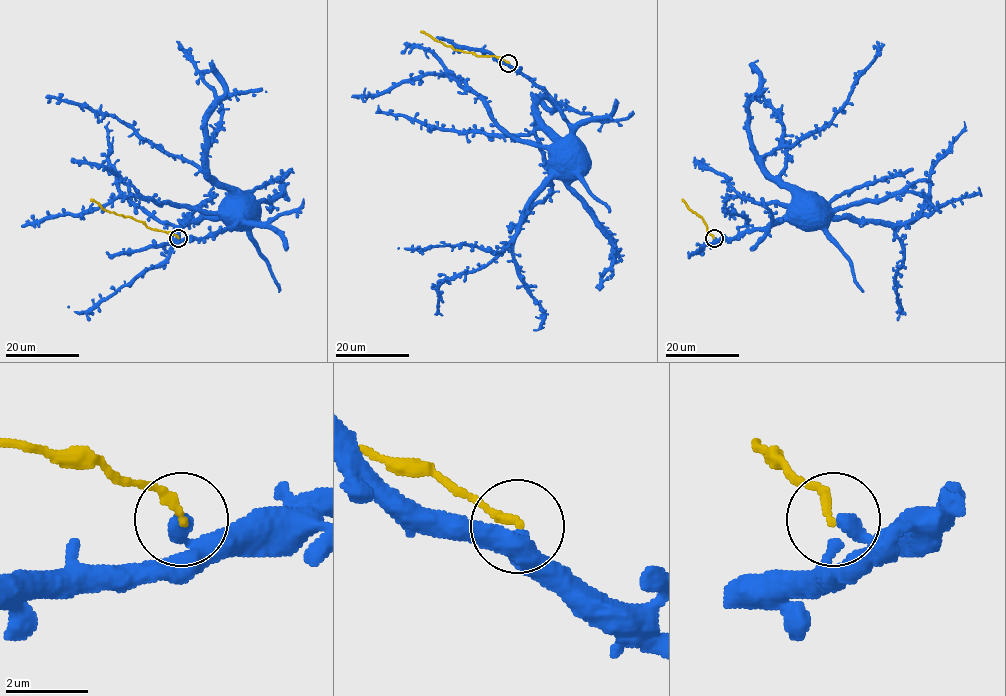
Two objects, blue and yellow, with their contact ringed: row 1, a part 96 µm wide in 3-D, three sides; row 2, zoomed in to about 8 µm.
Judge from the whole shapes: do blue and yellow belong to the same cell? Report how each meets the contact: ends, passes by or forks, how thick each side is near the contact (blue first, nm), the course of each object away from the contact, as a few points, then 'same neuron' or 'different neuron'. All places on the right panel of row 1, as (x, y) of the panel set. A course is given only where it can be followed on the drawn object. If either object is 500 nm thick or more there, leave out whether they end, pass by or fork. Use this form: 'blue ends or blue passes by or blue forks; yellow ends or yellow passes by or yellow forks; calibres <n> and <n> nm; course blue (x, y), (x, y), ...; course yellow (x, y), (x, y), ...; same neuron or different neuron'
blue ends; yellow ends; calibres 400 and 240 nm; course blue (714, 238), (742, 236), (791, 218), (852, 218), (908, 225), (921, 212), (930, 171), (964, 122); course yellow (714, 238), (701, 217), (682, 199); different neuron

